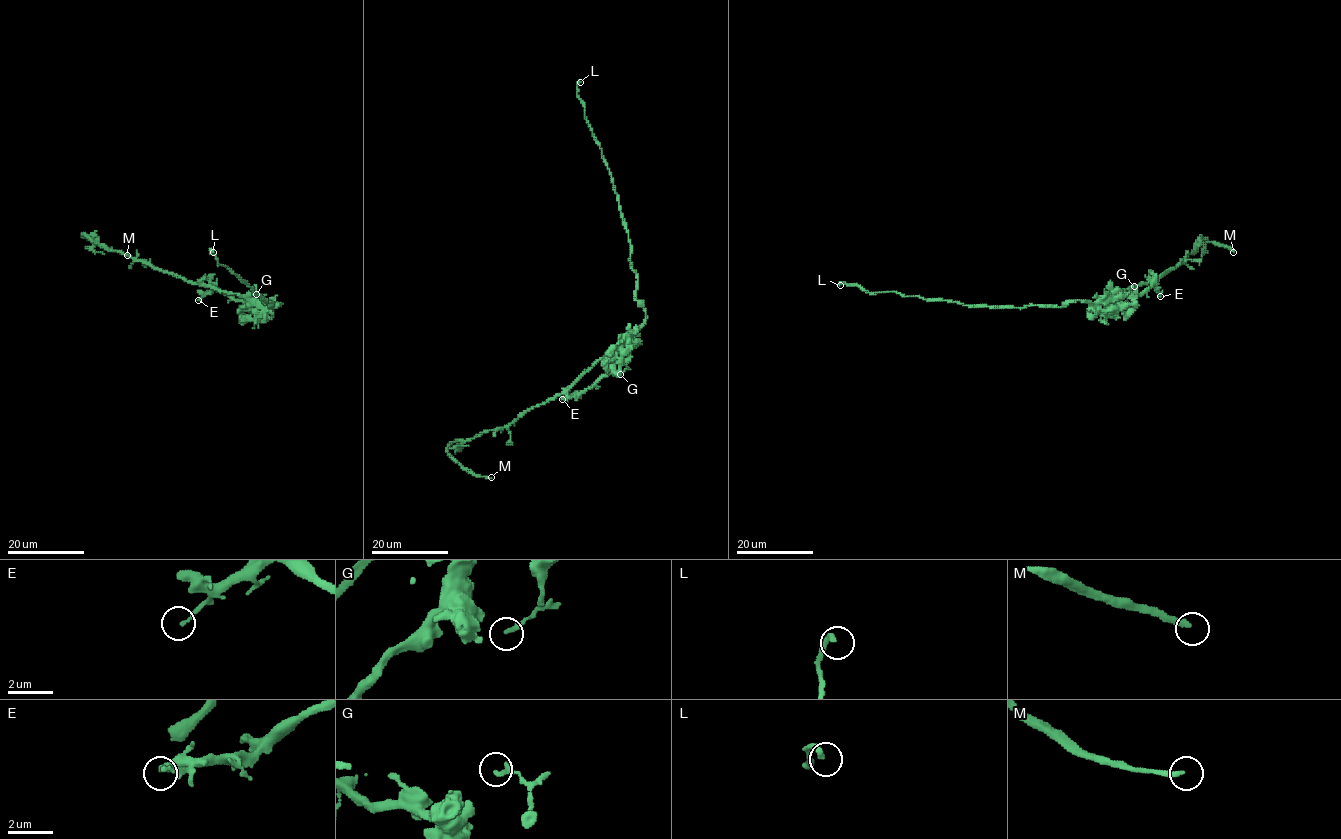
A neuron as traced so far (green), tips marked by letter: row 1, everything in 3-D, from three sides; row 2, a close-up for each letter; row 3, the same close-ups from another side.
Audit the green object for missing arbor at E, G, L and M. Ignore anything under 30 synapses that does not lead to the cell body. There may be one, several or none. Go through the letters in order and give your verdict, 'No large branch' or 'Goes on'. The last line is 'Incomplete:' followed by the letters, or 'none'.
E: No large branch
G: No large branch
L: No large branch
M: Goes on
Incomplete: M

